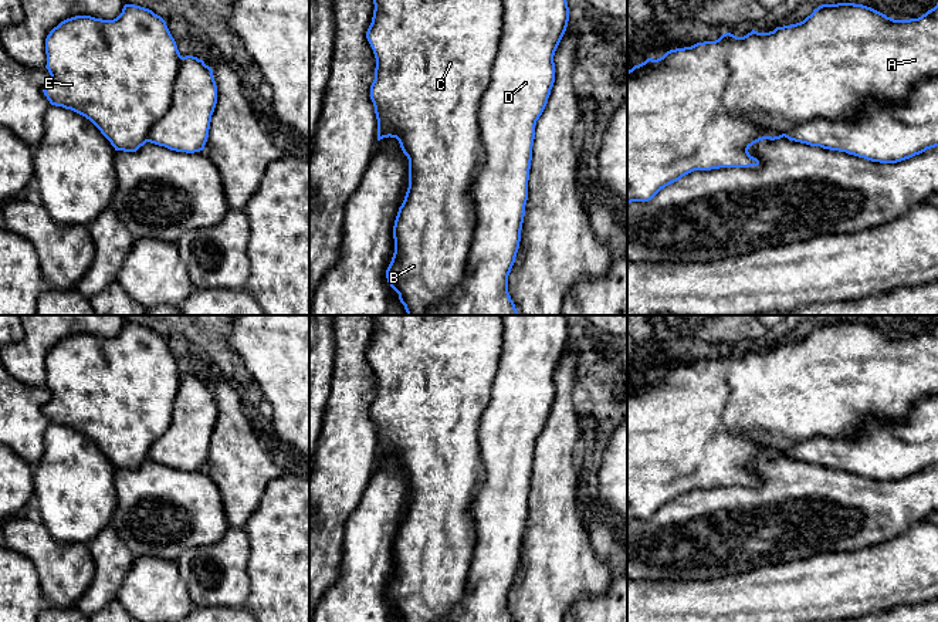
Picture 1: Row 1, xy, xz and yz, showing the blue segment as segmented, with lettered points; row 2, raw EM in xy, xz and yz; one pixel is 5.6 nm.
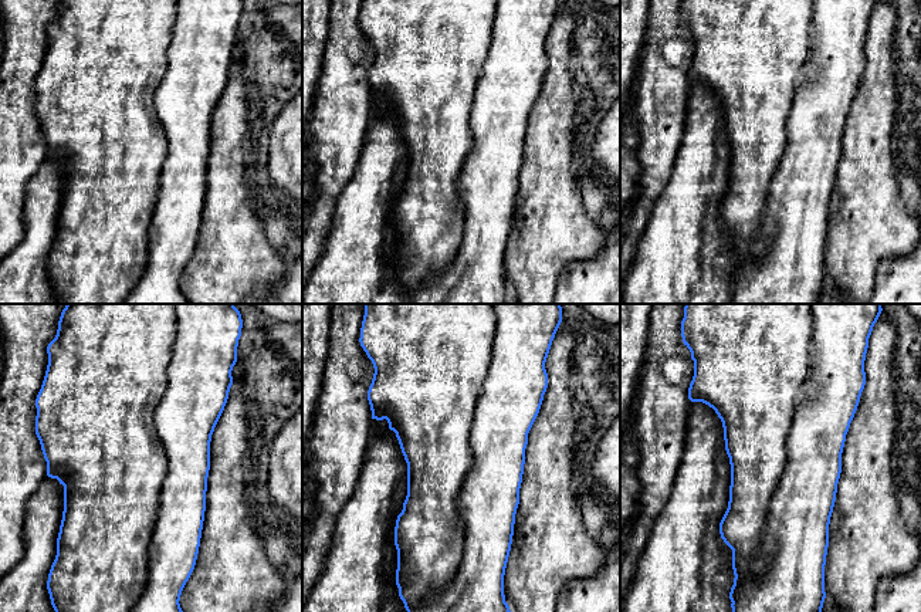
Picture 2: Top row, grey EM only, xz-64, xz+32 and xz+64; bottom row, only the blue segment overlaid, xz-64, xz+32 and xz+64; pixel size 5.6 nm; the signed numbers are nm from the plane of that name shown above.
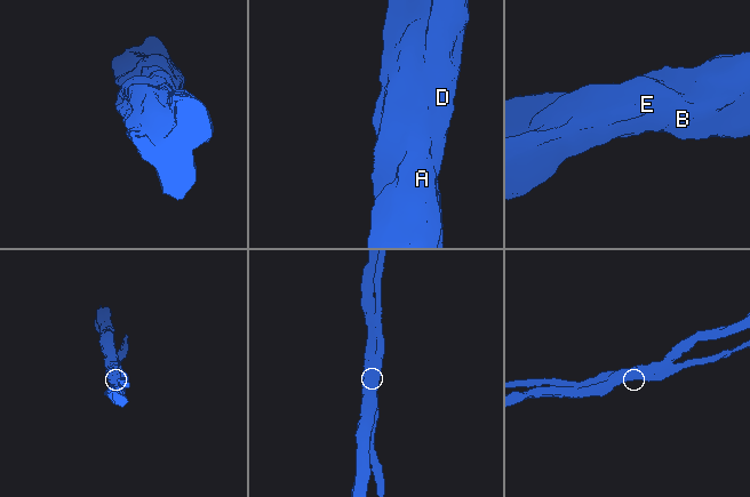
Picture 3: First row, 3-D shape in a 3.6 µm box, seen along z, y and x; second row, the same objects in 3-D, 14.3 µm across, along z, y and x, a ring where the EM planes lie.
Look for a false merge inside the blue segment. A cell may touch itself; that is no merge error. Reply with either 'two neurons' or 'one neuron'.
two neurons

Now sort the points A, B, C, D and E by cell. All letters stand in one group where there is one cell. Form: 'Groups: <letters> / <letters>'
Groups: A B C E / D

